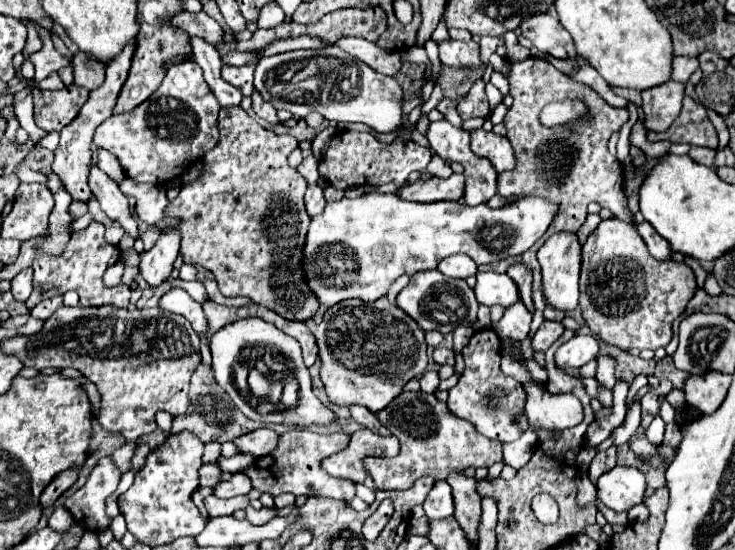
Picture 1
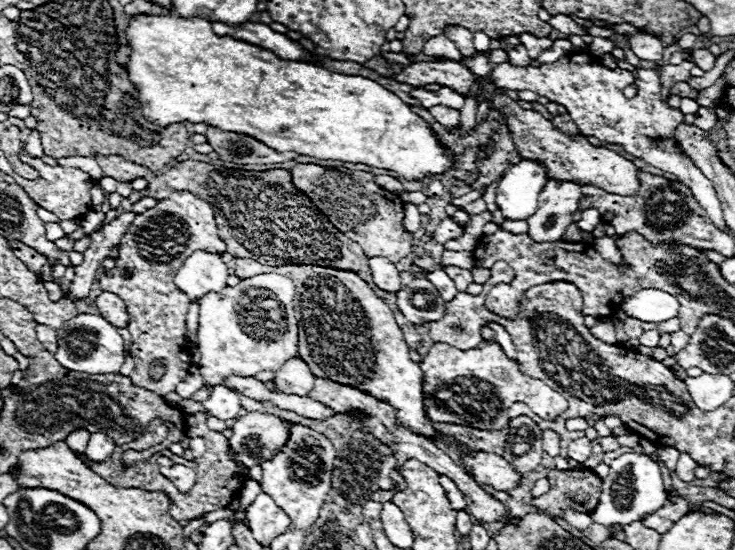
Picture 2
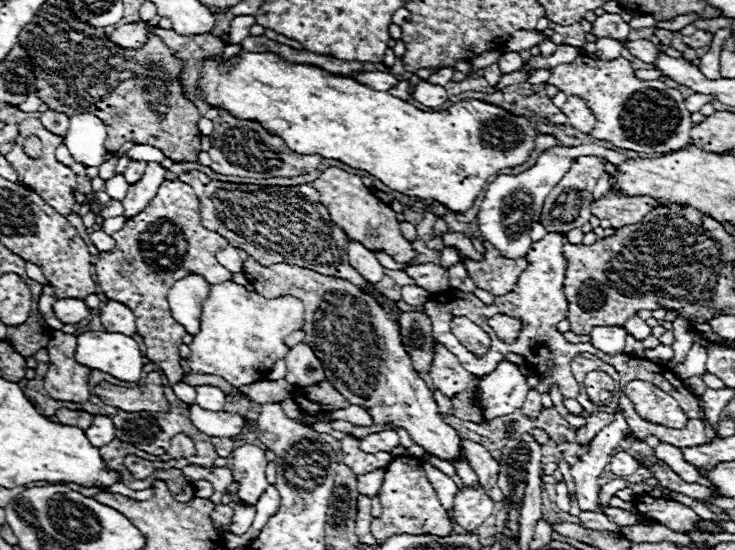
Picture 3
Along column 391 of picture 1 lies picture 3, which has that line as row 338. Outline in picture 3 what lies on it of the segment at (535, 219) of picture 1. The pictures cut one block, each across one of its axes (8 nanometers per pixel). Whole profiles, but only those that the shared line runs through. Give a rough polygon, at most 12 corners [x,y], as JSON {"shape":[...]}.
{"shape":[[214,284],[190,344],[194,374],[236,388],[290,352],[304,304]]}

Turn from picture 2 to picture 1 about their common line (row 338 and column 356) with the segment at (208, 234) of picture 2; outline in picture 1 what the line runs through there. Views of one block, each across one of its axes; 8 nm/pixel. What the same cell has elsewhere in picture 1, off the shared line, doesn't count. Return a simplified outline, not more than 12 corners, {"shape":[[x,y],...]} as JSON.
{"shape":[[338,132],[320,174],[340,190],[404,184],[430,164],[416,142]]}

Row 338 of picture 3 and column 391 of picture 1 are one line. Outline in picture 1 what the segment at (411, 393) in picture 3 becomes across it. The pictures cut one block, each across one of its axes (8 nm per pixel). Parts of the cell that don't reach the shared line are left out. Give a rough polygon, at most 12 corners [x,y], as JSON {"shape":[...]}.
{"shape":[[388,298],[314,332],[336,406],[386,408],[426,372],[424,330]]}

